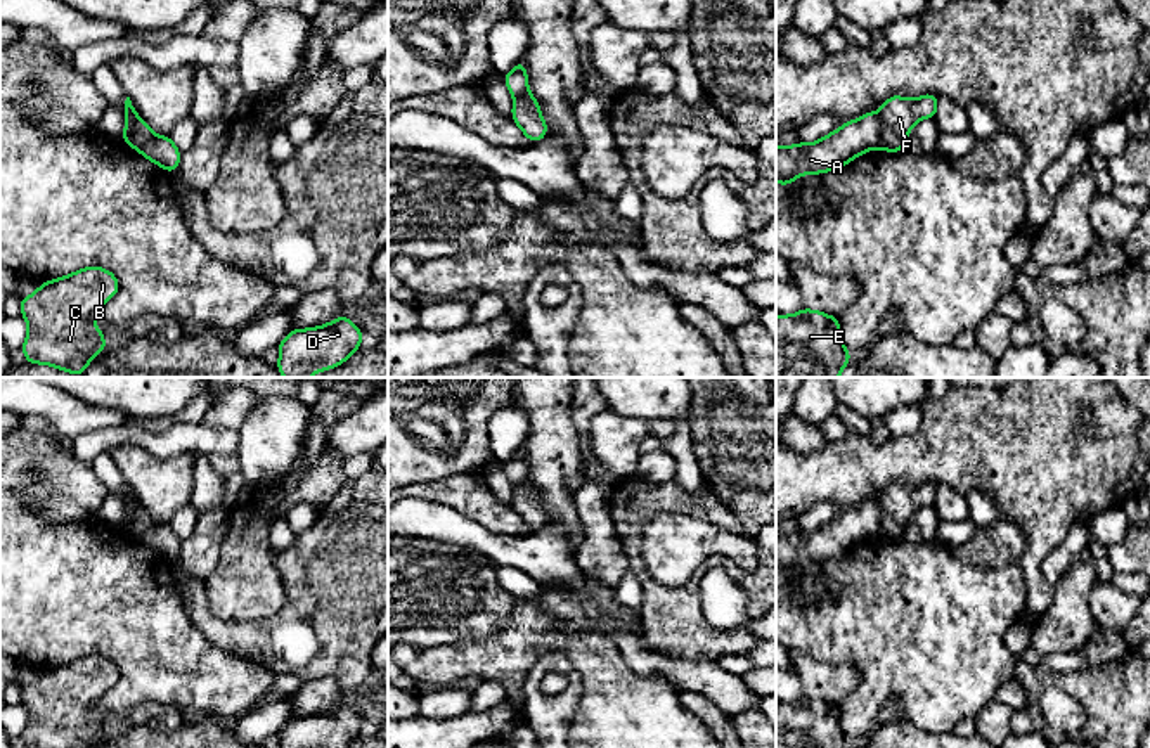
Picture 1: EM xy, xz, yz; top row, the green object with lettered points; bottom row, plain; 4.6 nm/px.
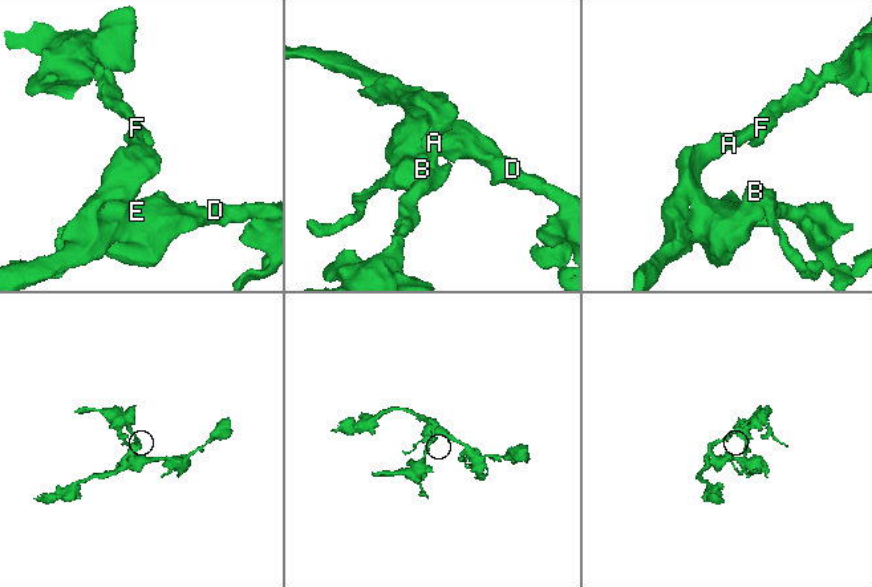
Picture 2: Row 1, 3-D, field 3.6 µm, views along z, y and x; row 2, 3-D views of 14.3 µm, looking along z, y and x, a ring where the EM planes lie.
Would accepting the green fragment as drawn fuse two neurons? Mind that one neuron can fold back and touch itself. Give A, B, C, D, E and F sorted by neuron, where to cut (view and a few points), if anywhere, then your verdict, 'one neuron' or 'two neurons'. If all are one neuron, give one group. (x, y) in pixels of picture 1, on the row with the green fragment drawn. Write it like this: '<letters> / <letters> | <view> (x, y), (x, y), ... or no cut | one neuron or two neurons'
A B C D E / F | yz (877, 113), (880, 125), (878, 146) | two neurons

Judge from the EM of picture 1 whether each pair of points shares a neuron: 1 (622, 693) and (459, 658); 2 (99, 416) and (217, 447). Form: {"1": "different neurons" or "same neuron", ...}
{"1": "same neuron", "2": "different neurons"}

